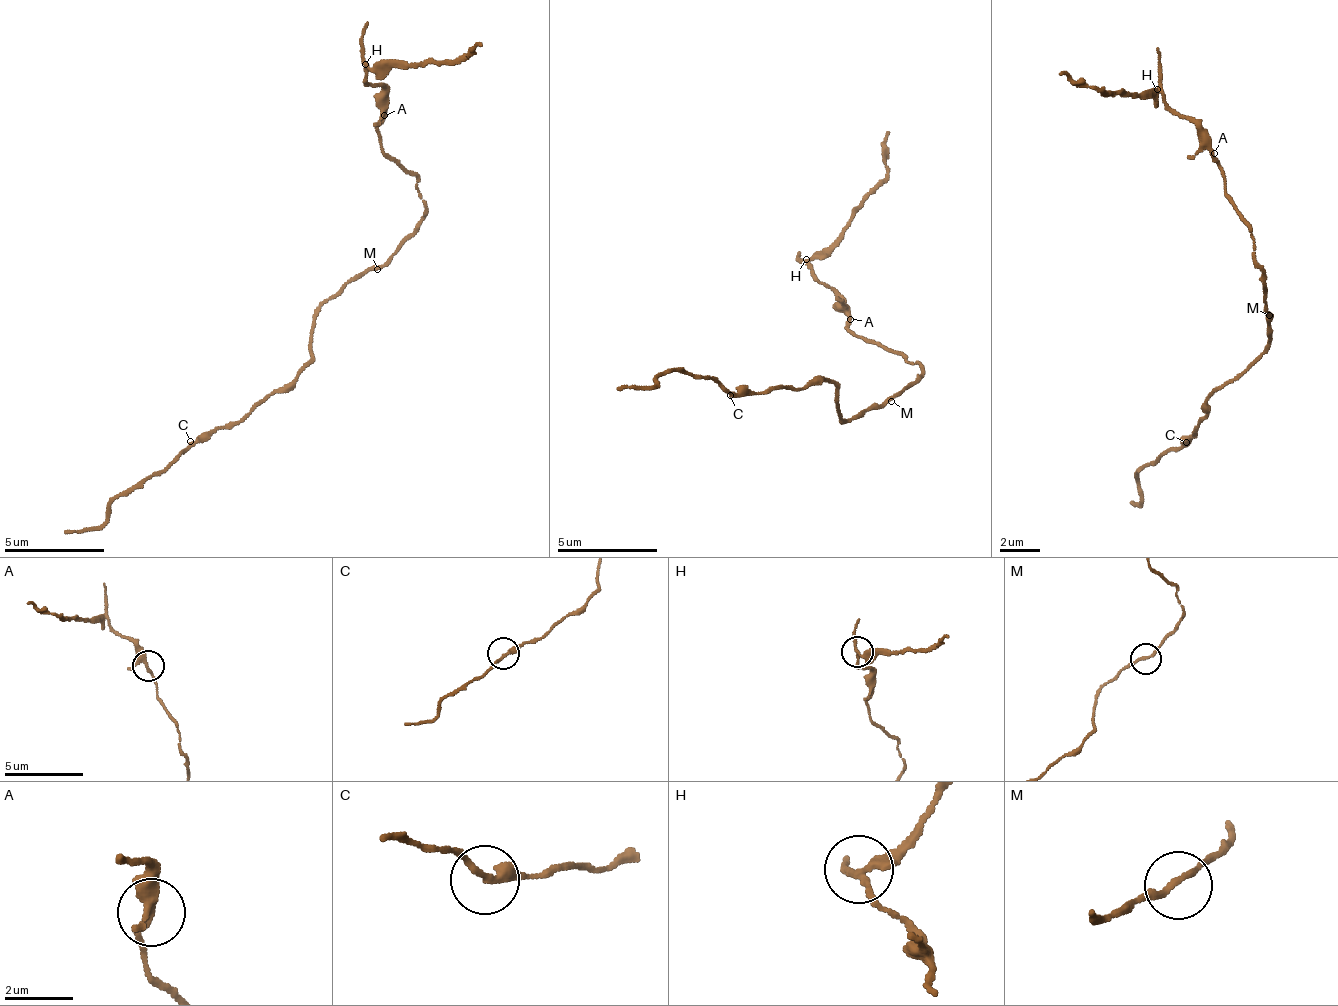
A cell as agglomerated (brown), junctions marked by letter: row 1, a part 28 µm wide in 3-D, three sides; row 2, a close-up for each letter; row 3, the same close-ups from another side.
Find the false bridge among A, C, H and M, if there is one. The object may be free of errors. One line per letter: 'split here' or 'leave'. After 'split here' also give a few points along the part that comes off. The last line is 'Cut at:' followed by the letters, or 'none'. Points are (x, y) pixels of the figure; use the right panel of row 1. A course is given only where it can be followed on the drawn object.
A: leave
C: leave
H: split here; foreign part runs (1158, 91), (1106, 96), (1060, 70)
M: leave
Cut at: H

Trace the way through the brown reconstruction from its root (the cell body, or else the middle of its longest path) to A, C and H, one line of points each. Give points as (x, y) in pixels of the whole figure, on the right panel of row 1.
A: (1264, 311), (1266, 302), (1262, 298), (1267, 277), (1253, 258), (1252, 228), (1224, 187), (1223, 167), (1214, 153)
C: (1264, 311), (1268, 321), (1266, 350), (1211, 397), (1207, 415), (1200, 418), (1197, 431), (1191, 431), (1186, 442)
H: (1264, 311), (1267, 277), (1253, 258), (1252, 228), (1224, 187), (1209, 133), (1180, 116), (1158, 91)

